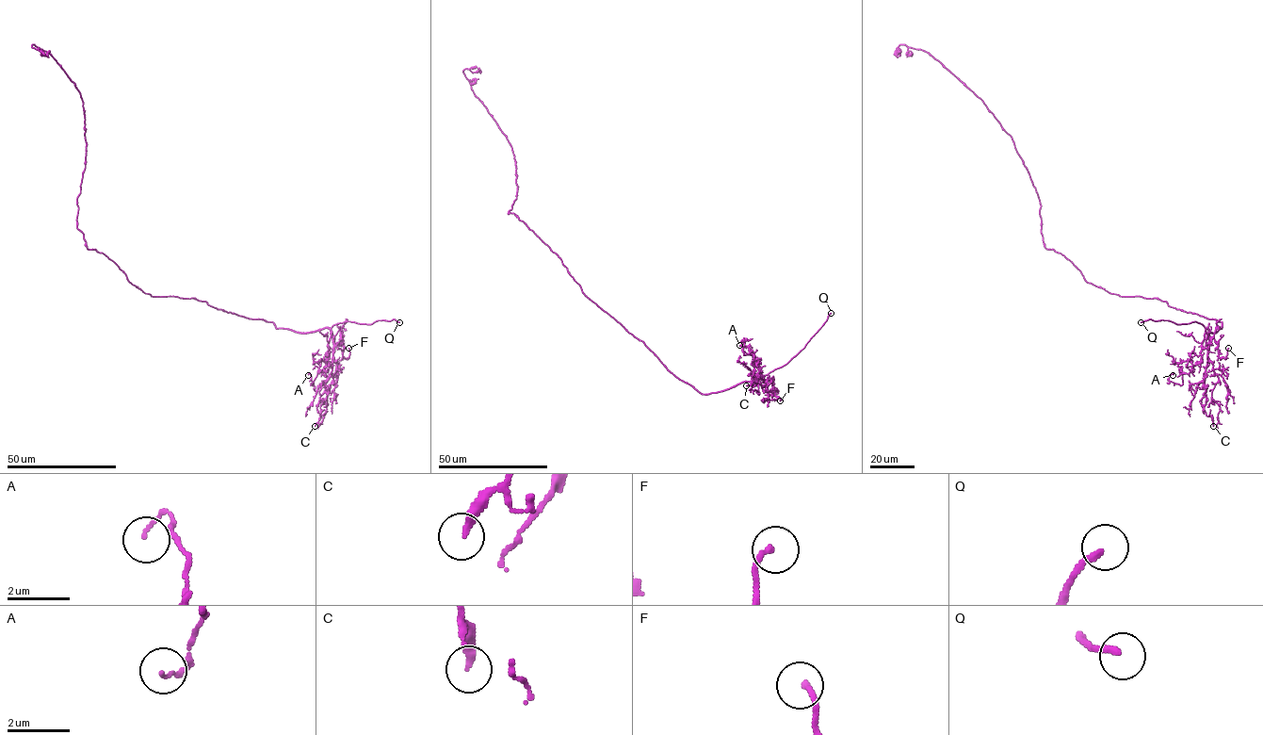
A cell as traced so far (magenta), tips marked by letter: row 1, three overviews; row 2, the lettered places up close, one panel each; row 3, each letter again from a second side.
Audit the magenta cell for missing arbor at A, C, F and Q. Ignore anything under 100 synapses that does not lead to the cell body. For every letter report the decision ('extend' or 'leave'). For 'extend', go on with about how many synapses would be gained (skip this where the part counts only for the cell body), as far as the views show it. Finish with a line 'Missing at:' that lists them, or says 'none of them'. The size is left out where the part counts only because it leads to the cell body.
A: leave
C: leave
F: leave
Q: extend
Missing at: Q

